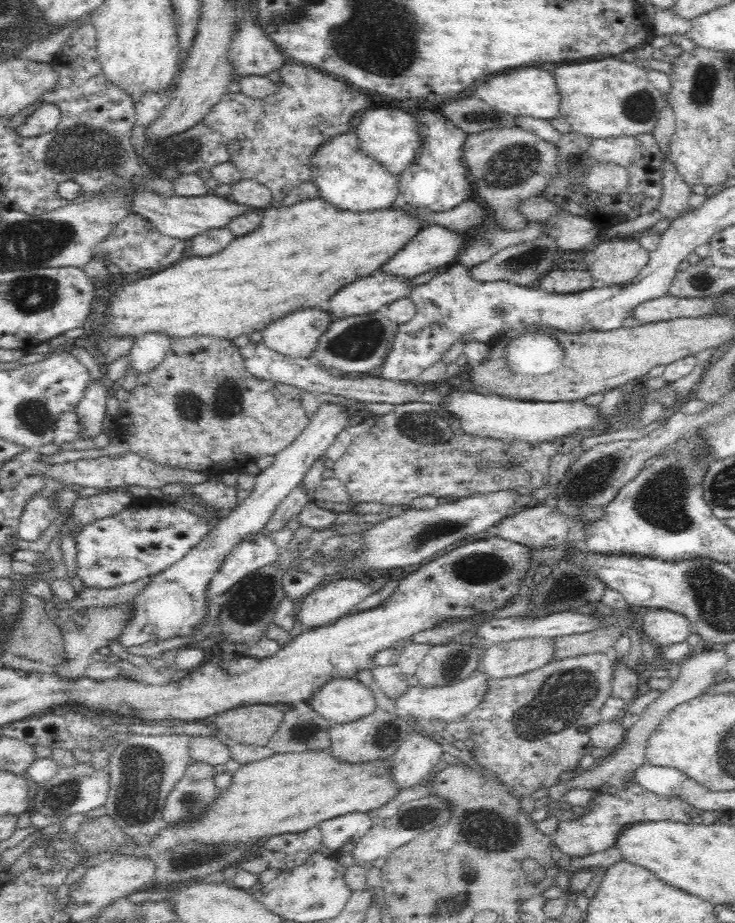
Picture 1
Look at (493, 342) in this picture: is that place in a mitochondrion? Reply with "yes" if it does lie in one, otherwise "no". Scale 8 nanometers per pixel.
no

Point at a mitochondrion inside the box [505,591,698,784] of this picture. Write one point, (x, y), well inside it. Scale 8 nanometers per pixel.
(563, 702)

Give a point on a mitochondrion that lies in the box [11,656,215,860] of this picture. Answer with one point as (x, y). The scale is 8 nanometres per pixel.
(144, 770)

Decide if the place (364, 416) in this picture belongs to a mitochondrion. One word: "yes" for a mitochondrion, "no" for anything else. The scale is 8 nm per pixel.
no

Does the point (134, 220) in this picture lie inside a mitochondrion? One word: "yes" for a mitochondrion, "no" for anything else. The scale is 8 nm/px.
no

